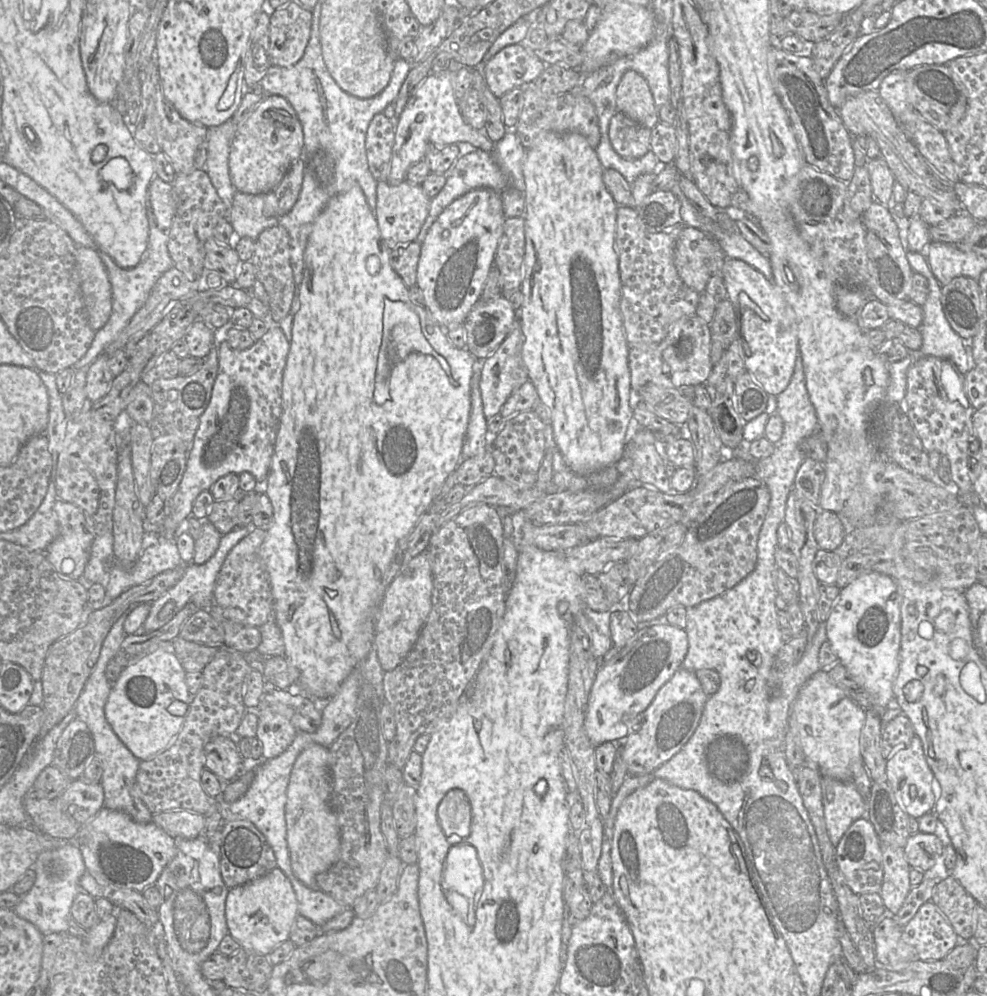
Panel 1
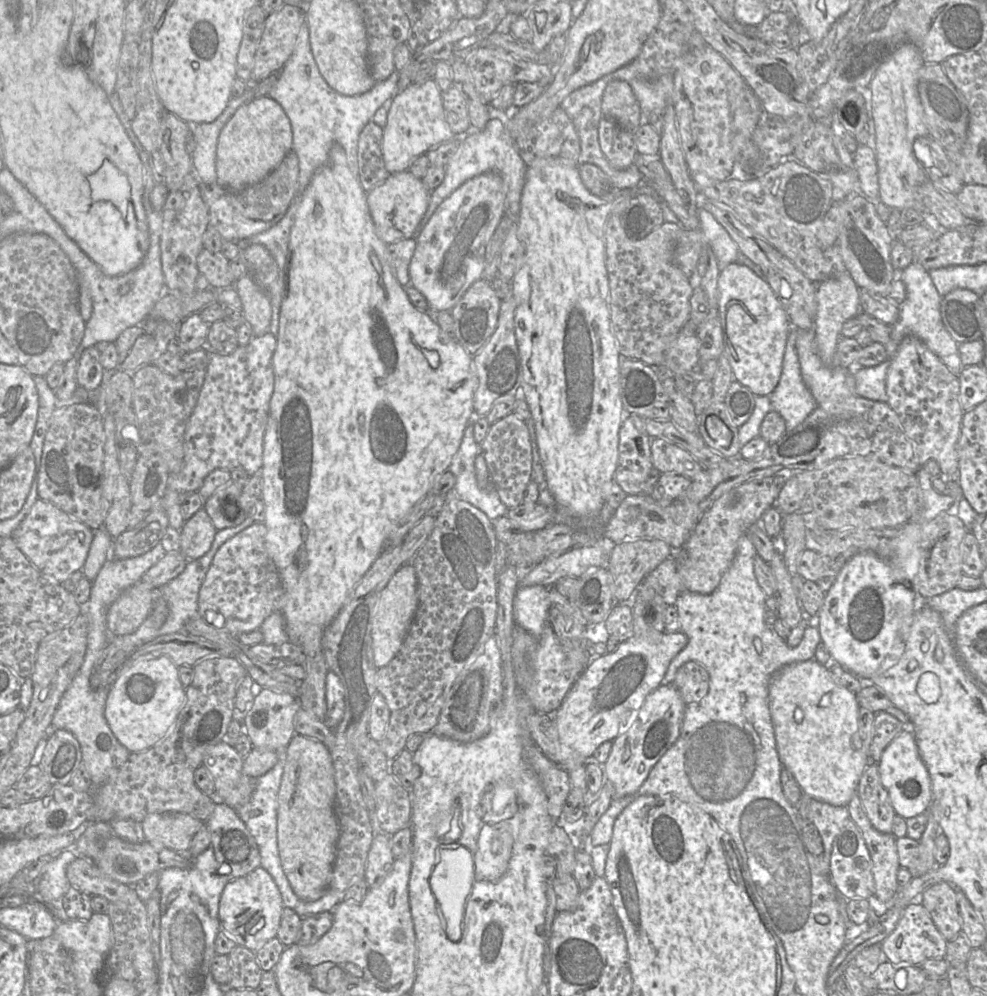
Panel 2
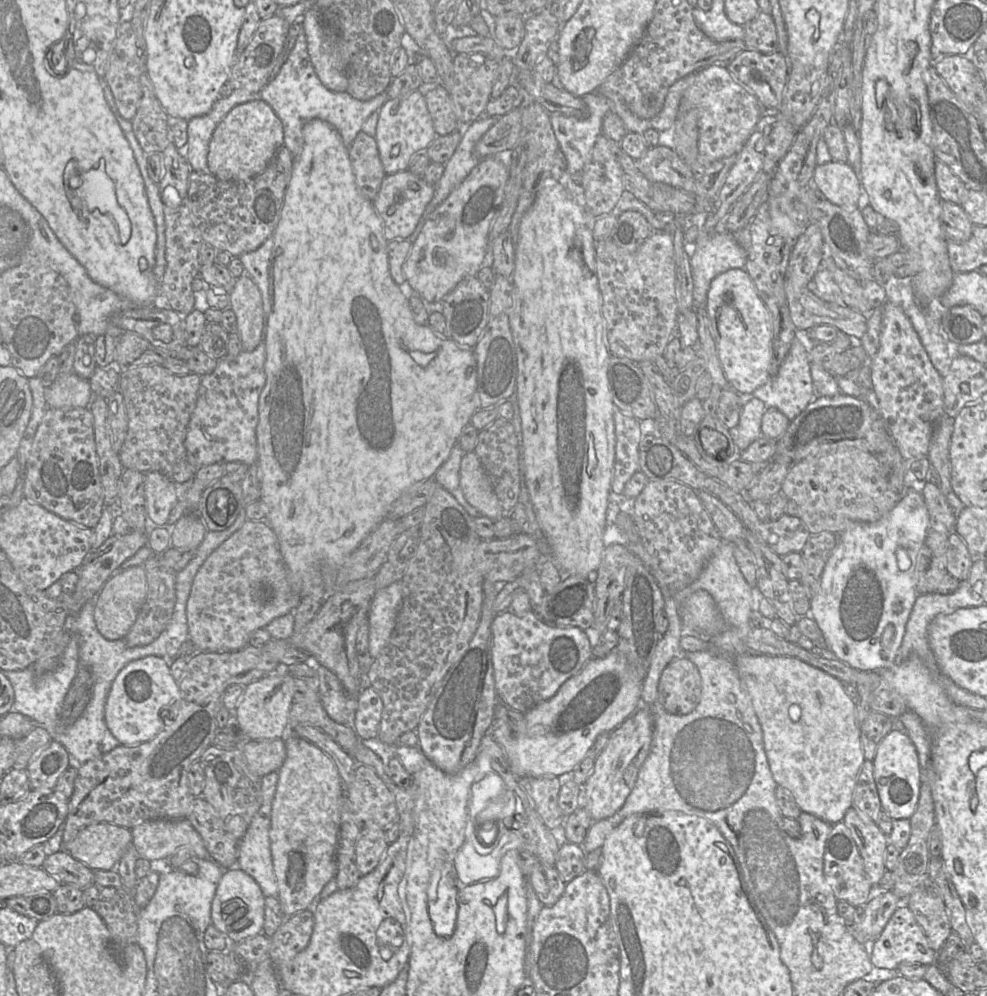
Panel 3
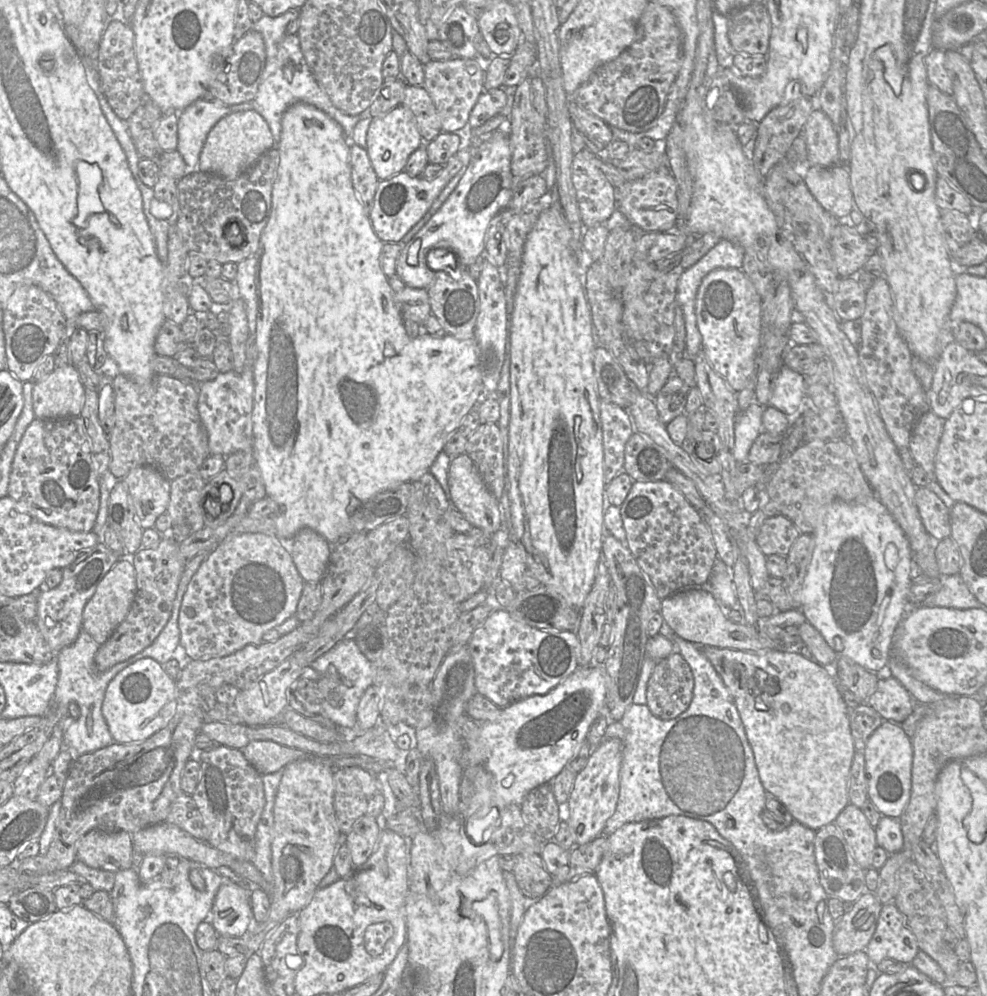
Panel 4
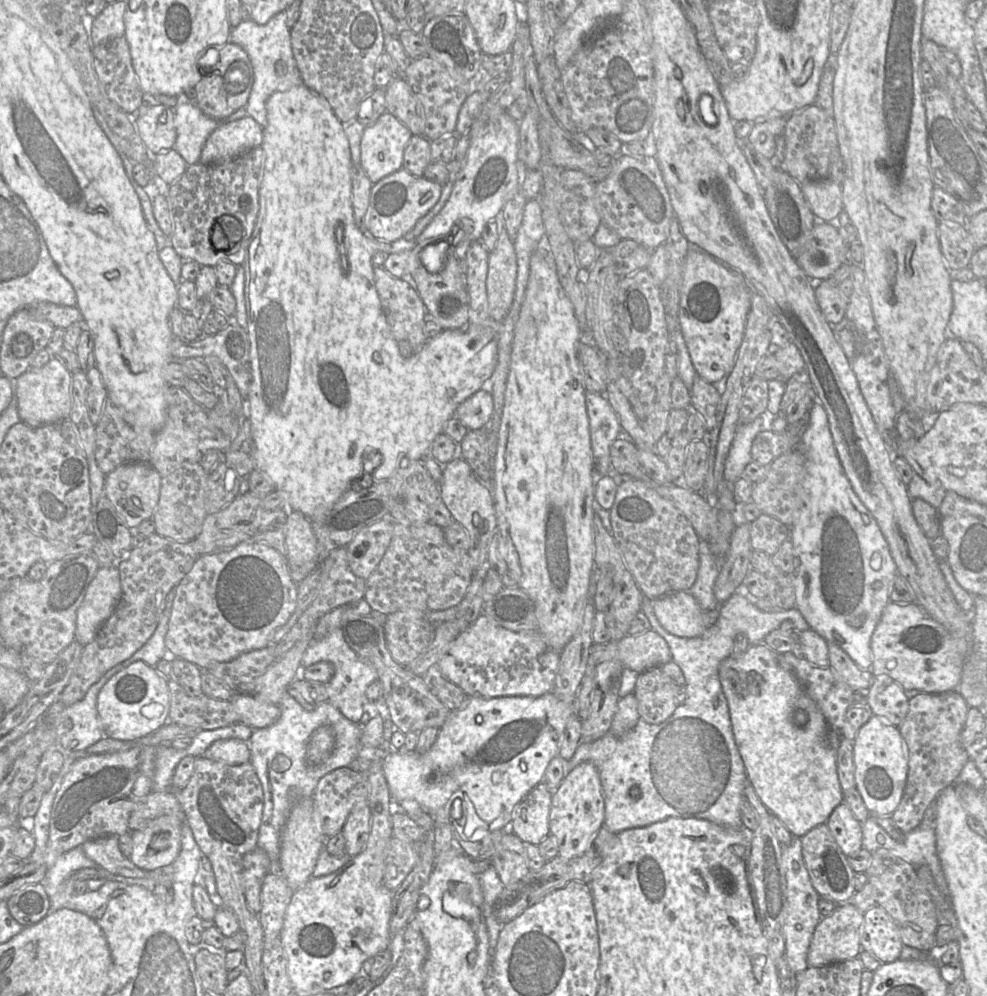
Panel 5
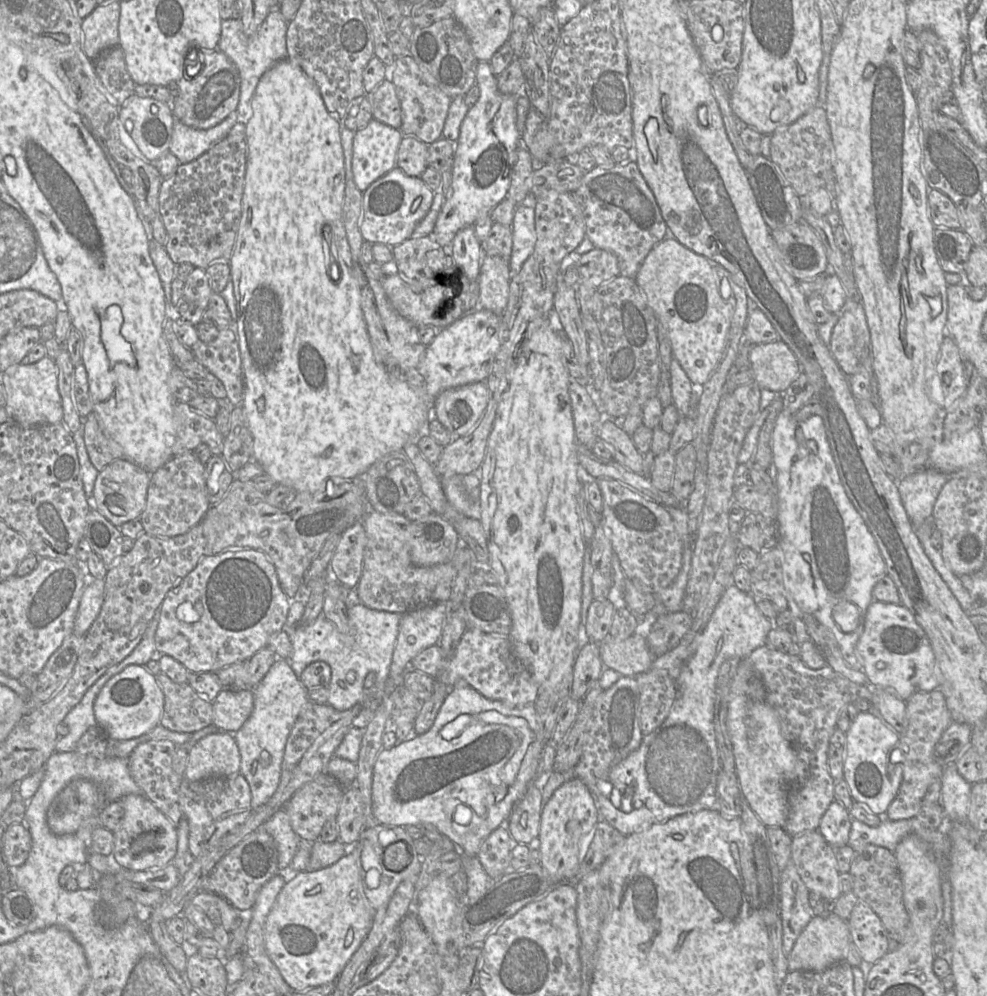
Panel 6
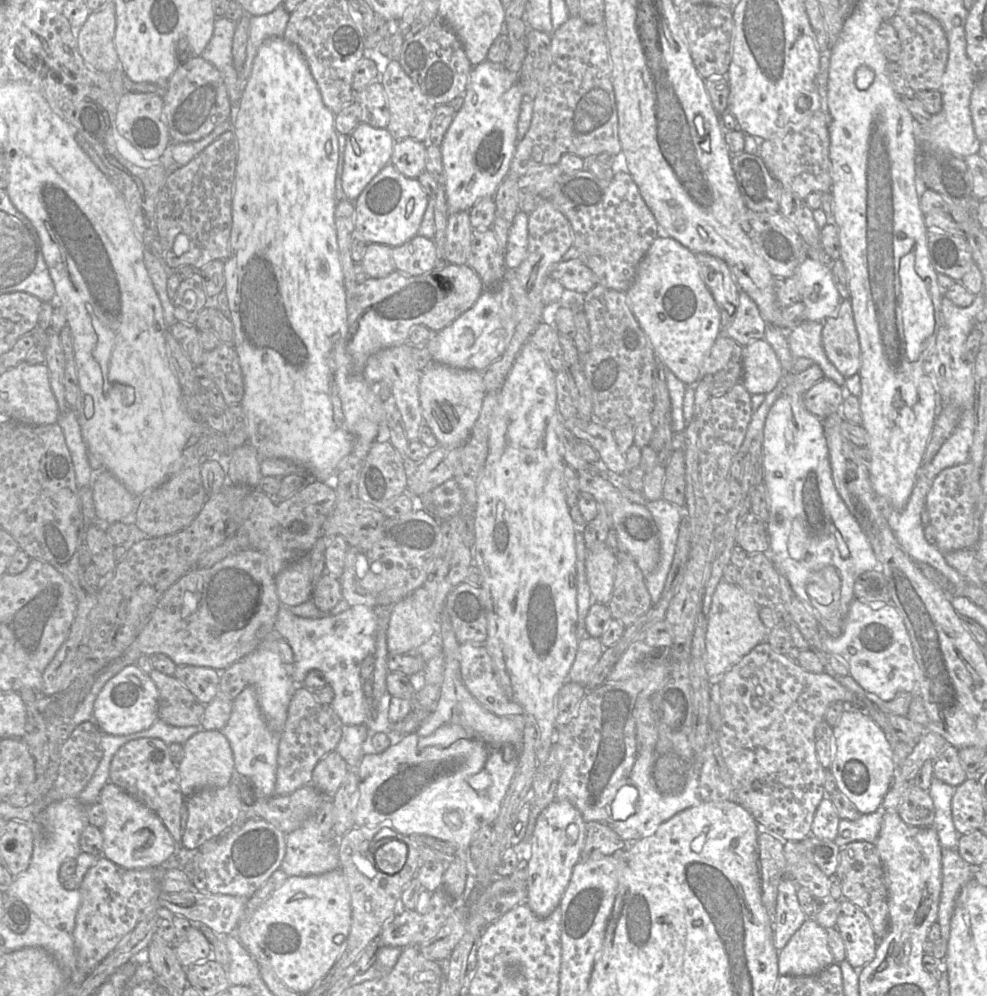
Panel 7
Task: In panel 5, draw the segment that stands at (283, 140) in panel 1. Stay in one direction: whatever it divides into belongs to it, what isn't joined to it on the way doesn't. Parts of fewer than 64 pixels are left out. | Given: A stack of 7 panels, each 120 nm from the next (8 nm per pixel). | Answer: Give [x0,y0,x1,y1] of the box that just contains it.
[200,116,263,164]

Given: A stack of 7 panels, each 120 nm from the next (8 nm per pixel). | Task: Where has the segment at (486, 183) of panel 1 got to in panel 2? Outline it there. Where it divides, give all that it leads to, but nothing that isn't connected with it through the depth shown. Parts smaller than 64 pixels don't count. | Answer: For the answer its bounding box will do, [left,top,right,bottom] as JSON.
[413,119,527,241]

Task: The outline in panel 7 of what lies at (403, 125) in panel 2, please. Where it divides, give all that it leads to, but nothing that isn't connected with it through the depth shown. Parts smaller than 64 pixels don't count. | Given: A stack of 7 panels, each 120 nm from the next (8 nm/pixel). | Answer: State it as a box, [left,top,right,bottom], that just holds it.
[342,122,394,202]

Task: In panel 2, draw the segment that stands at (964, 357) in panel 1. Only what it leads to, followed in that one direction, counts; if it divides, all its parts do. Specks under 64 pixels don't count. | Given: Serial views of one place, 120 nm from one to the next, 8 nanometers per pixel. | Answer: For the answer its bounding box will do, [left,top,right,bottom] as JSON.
[885,263,964,377]

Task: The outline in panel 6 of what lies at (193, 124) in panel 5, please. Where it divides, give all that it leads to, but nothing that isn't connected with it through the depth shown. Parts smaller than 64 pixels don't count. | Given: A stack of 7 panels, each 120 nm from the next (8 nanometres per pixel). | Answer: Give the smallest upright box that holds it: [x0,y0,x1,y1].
[169,110,237,164]

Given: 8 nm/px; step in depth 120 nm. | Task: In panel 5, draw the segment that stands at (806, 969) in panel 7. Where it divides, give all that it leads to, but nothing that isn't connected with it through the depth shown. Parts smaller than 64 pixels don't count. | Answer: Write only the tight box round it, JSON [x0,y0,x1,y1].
[808,902,863,967]

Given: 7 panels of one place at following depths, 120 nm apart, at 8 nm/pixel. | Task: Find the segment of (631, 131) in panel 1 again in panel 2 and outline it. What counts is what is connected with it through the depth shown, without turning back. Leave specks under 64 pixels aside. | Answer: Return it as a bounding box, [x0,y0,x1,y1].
[599,118,638,170]

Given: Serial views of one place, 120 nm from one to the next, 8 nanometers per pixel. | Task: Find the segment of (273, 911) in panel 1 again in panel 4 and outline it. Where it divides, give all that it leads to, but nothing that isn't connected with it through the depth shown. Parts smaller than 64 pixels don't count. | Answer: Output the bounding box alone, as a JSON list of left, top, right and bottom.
[209,880,255,937]

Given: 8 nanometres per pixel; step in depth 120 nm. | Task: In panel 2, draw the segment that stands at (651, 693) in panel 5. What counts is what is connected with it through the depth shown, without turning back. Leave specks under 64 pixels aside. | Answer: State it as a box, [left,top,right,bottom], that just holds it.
[673,661,709,706]

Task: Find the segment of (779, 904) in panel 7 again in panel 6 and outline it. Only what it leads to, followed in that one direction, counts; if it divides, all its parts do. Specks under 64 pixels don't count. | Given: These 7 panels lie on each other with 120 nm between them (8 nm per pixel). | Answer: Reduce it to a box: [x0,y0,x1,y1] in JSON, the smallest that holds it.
[780,862,815,958]

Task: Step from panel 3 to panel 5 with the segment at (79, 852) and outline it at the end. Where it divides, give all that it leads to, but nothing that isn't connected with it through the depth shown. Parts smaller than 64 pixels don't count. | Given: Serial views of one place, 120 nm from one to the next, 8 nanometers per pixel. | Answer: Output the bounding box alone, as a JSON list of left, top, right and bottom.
[82,836,153,879]

